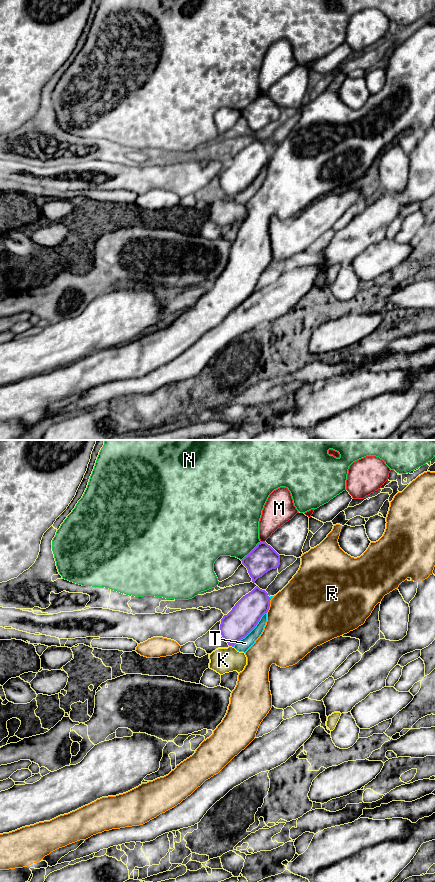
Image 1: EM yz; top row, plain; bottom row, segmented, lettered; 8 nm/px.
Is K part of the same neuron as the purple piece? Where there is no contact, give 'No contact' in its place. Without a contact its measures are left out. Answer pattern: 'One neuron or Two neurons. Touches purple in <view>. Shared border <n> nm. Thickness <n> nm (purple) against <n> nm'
Two neurons. Touches purple in yz. Shared border 40 nm. Thickness 240 nm (purple) against 200 nm

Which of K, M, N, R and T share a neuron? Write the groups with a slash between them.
K T / M / N / R

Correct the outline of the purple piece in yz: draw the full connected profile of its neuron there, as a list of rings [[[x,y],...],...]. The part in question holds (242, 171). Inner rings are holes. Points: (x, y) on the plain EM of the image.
[[[256,138],[243,148],[221,171],[220,185],[229,198],[245,190],[268,164],[270,149],[265,142]]]

